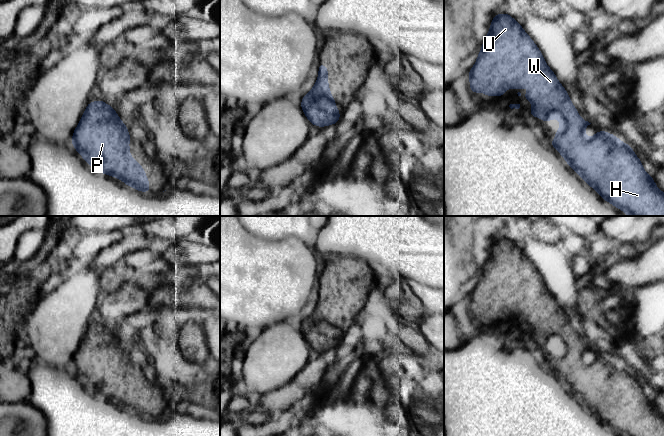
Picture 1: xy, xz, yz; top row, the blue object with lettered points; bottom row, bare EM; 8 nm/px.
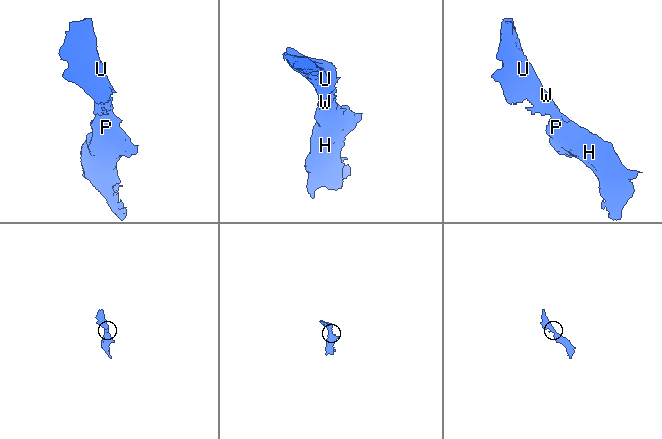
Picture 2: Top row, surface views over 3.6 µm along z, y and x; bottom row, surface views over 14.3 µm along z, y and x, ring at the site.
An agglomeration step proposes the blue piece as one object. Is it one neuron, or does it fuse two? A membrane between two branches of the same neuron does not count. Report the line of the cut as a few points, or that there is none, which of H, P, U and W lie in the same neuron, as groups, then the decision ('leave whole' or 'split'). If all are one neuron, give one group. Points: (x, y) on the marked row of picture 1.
no cut; H P U W; leave whole

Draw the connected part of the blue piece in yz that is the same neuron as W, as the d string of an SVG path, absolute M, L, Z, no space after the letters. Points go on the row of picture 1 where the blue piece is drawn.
M507 13L495 15L490 25L482 49L474 67L468 72L470 90L484 92L486 96L504 96L506 88L540 88L540 92L526 92L522 99L528 99L533 107L531 117L539 116L542 121L552 121L556 116L561 123L555 139L549 144L557 149L570 167L580 174L581 178L605 200L615 207L626 212L629 216L664 216L664 193L660 191L653 180L643 168L641 160L635 155L633 149L620 141L616 136L605 131L597 131L593 138L587 138L584 129L590 125L588 121L579 117L567 91L557 80L553 71L546 65L545 60L533 40L525 33L514 18Z

